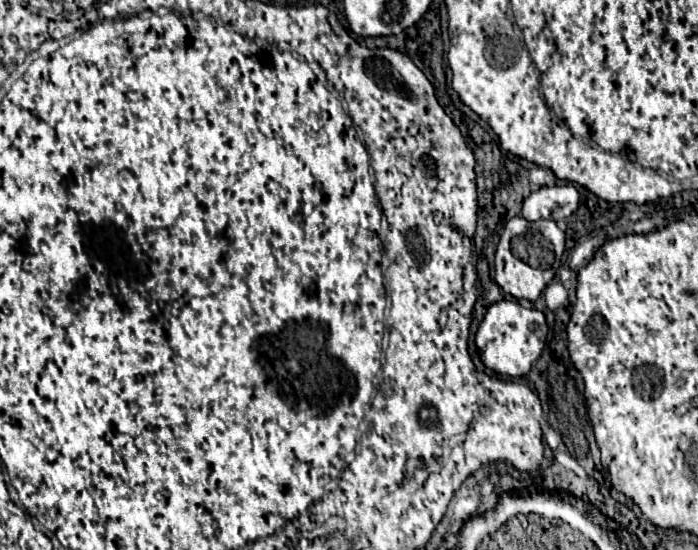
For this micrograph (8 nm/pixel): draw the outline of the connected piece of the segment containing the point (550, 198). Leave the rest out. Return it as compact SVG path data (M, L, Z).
M573 184L543 186L537 192L531 192L523 200L521 216L529 222L541 218L559 222L577 210L577 202L579 202L579 192Z

